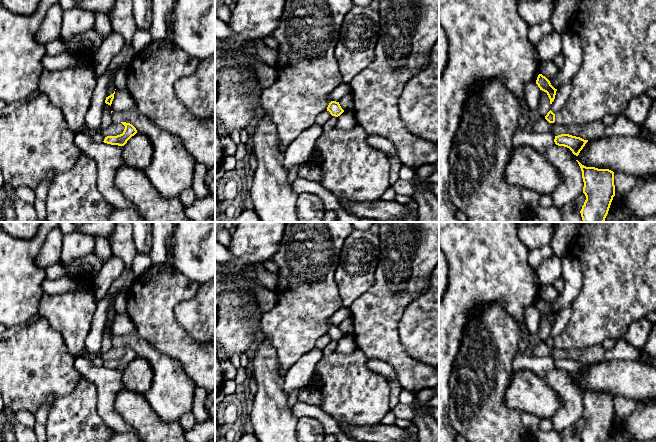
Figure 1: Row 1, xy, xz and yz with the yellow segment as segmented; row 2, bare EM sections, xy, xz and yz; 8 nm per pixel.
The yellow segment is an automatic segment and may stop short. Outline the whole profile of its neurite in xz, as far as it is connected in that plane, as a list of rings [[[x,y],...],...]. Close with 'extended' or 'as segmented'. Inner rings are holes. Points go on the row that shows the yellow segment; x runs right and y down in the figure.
[[[331,101],[327,107],[327,111],[330,112],[332,116],[338,117],[340,116],[344,110],[341,108],[339,102]]]; as segmented

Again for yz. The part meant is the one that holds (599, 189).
[[[576,160],[582,171],[586,200],[580,211],[583,222],[604,222],[615,196],[614,172],[586,167]]]; as segmented

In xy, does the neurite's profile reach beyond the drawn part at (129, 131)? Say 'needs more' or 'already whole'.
already whole

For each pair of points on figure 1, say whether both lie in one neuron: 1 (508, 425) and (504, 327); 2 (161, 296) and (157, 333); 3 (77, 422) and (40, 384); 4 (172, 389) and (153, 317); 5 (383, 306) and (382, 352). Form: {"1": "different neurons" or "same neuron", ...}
{"1": "same neuron", "2": "same neuron", "3": "different neurons", "4": "different neurons", "5": "same neuron"}

